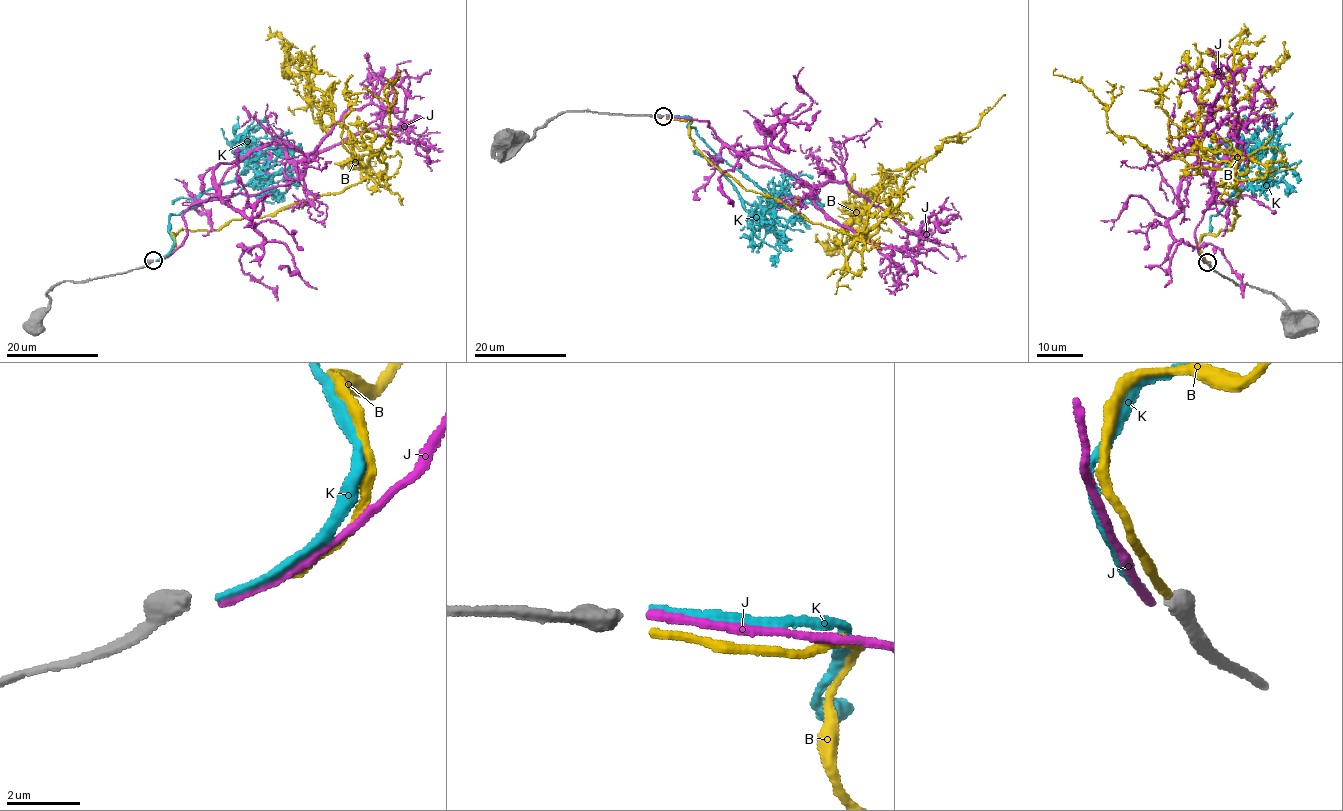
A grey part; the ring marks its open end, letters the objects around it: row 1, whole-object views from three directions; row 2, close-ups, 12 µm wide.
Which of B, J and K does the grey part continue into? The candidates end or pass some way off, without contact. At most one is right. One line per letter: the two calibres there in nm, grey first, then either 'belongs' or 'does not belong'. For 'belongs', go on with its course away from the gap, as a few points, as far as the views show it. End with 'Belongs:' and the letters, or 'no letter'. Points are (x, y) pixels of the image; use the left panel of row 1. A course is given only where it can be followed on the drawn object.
B: 460 nm thick on the grey side, 240 nm on the other; does not belong
J: 460 nm thick on the grey side, 220 nm on the other; does not belong
K: 460 nm thick on the grey side, 220 nm on the other; belongs; it runs (156, 260), (173, 244), (170, 215), (232, 197), (256, 175), (254, 147), (240, 137), (264, 121), (266, 132)
Belongs: K

